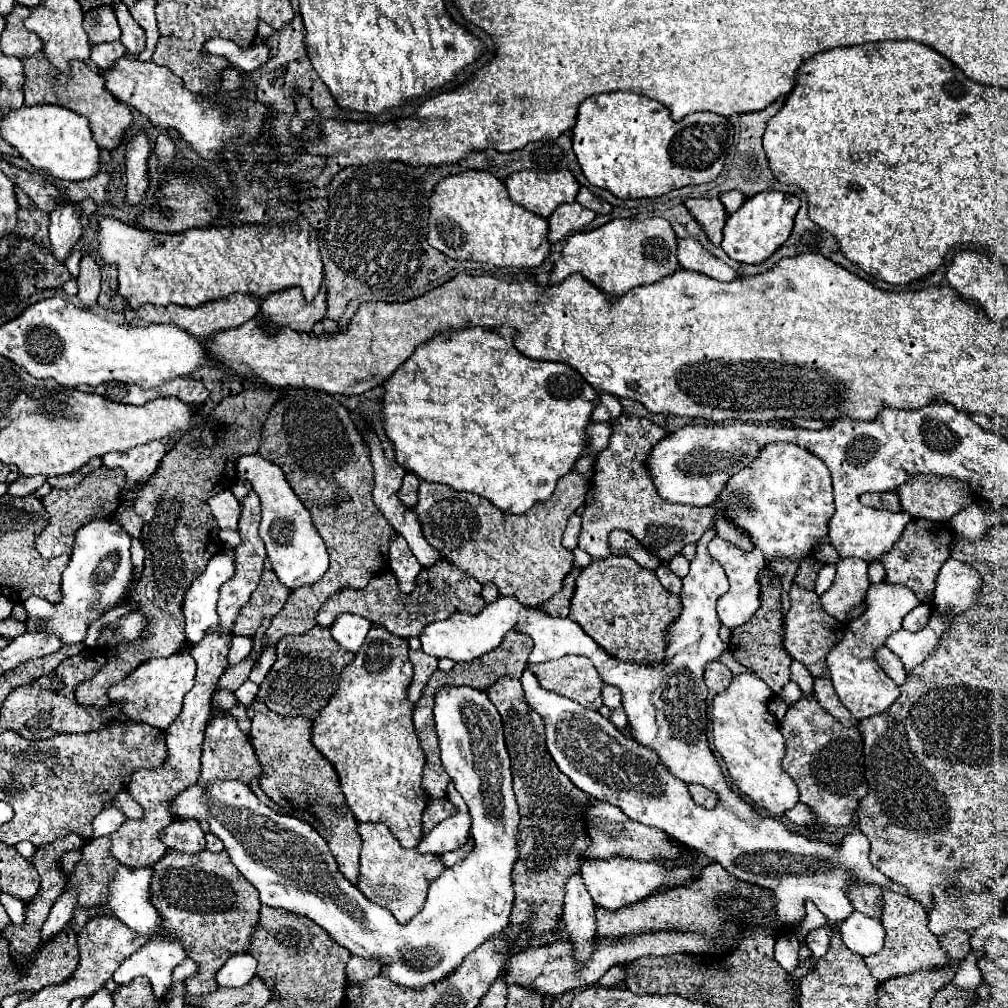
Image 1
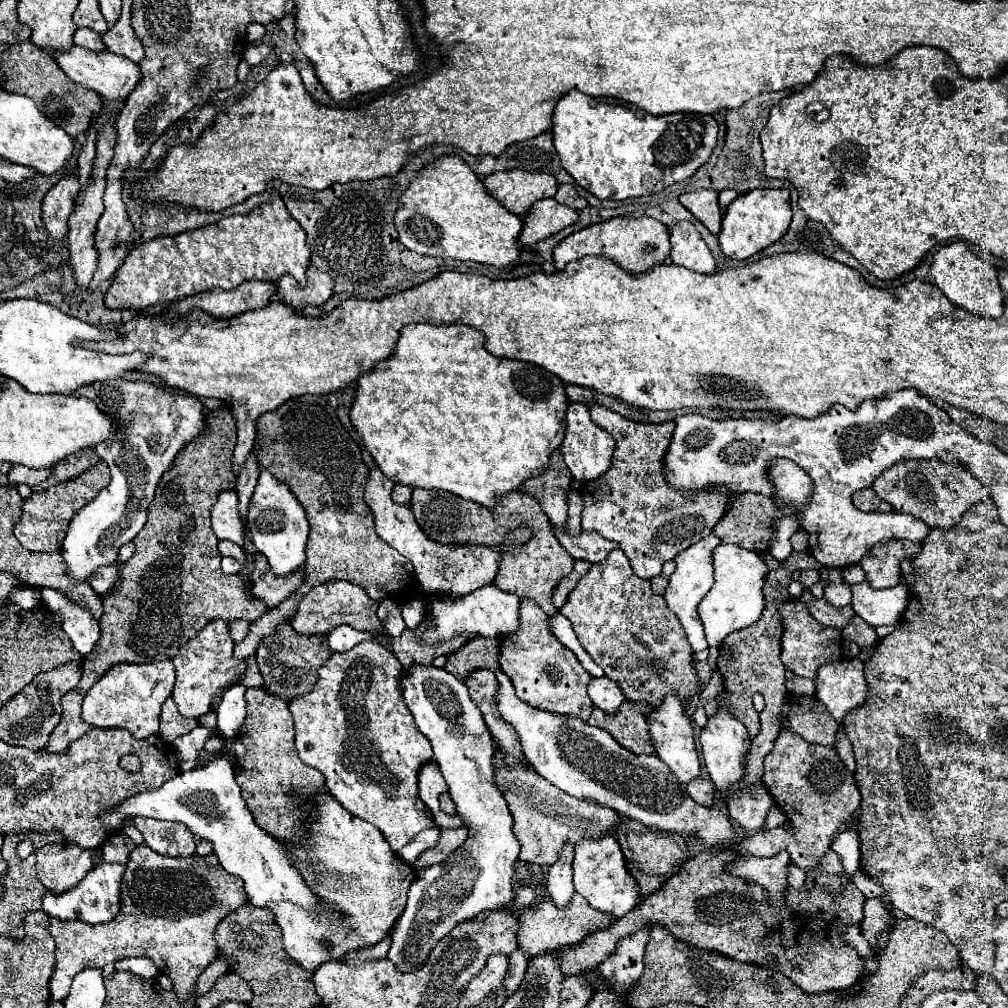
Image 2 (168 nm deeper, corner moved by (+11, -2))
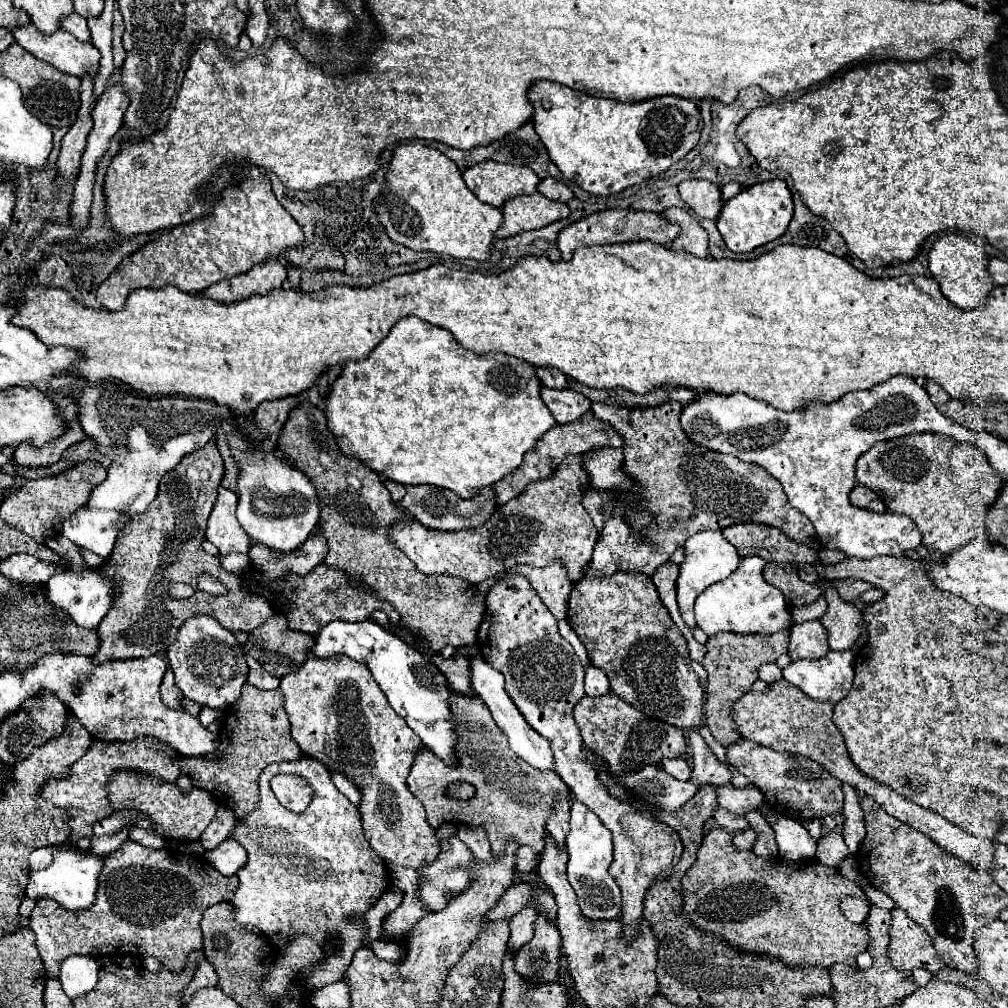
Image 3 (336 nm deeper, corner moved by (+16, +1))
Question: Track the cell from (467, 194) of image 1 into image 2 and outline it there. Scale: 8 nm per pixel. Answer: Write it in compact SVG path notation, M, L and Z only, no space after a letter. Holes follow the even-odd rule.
M453 154L433 158L431 164L427 164L417 172L409 188L399 198L395 226L397 226L399 242L417 254L471 260L471 262L481 262L491 266L507 266L519 258L517 238L523 228L521 218L507 212L503 206L499 206L499 202L487 194L485 186L475 176L475 172L469 170L469 166L459 156L453 156Z

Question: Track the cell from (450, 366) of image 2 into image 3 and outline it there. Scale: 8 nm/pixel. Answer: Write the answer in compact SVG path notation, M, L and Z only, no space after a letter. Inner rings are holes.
M404 317L400 319L388 333L386 339L382 339L382 343L364 359L364 361L348 361L338 377L338 381L332 385L332 391L326 399L326 415L328 415L328 423L330 423L330 431L338 435L338 445L346 455L354 455L360 457L360 461L364 465L368 465L372 471L384 475L390 481L402 483L402 485L436 485L442 489L450 489L454 491L458 497L462 499L472 499L474 495L480 493L482 487L494 485L496 481L504 479L506 475L514 473L516 467L520 467L524 453L528 453L530 449L536 447L536 441L550 431L554 425L558 425L558 421L554 419L554 415L550 413L550 409L546 407L546 403L540 397L542 391L542 381L536 375L536 367L532 367L530 363L518 359L518 357L510 357L506 353L488 353L488 355L478 355L474 351L464 349L456 337L442 327L430 325L418 317Z

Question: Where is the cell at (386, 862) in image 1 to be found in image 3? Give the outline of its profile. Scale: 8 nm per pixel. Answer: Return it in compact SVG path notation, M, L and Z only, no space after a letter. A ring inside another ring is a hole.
M302 757L296 763L272 763L260 773L258 785L260 785L258 809L252 811L246 819L240 819L234 833L230 835L238 843L242 843L244 849L248 851L248 863L244 869L238 871L240 885L232 899L232 905L236 907L234 917L236 923L258 927L264 935L268 935L276 943L280 951L286 951L286 947L298 935L308 935L308 939L314 939L318 947L324 951L324 959L320 959L318 967L312 967L302 975L304 983L310 989L320 989L324 985L344 979L344 973L352 963L354 951L358 951L358 947L362 947L368 937L364 913L372 909L380 895L392 887L392 877L384 861L368 845L358 809L348 801L346 795L342 795L336 789L336 785L330 779L330 773L326 771L324 765L316 763L316 759ZM278 773L298 775L304 781L308 781L308 785L314 789L314 797L302 813L288 811L274 797L274 791L270 789L270 779Z

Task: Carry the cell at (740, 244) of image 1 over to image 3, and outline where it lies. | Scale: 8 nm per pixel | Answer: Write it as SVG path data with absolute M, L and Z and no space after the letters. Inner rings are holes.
M782 179L764 181L764 183L756 183L744 191L740 191L736 197L726 201L718 215L716 225L730 251L748 253L764 243L778 239L788 229L792 209L794 209L794 203L792 203L792 195L790 195L786 183Z

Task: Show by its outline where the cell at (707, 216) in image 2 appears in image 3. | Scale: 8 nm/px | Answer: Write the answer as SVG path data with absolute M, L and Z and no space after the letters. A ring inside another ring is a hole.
M688 179L678 185L680 199L700 217L716 219L722 209L720 185L704 179Z

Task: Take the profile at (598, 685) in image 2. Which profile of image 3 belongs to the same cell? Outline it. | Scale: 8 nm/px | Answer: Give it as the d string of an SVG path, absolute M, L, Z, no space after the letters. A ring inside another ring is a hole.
M594 665L586 667L586 695L590 697L602 697L602 695L608 695L612 689L610 689L610 681L606 677L606 673Z

